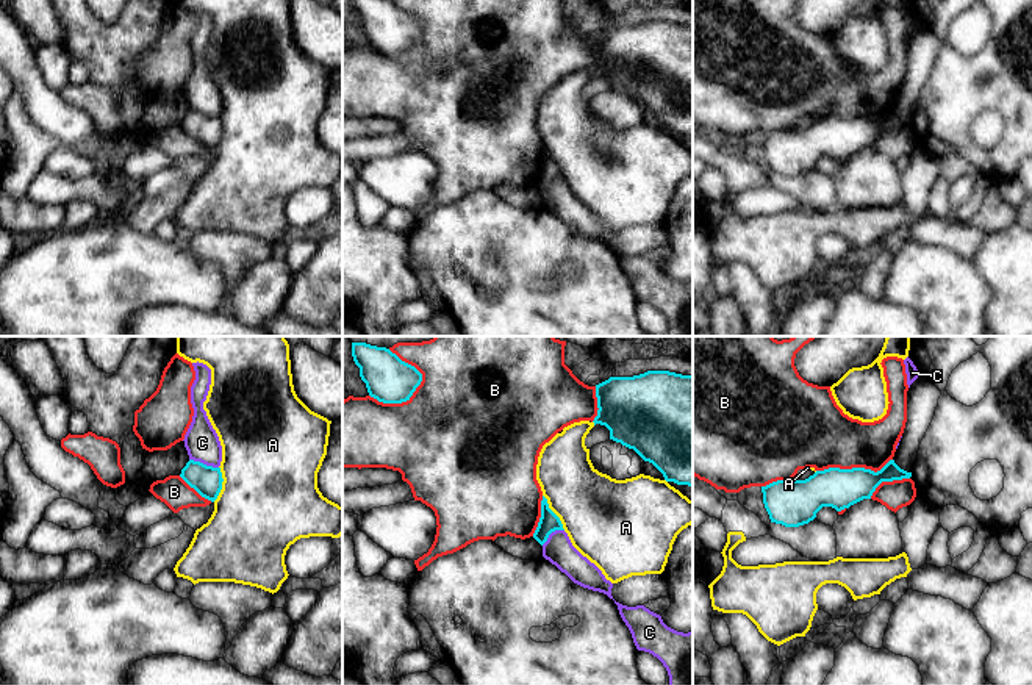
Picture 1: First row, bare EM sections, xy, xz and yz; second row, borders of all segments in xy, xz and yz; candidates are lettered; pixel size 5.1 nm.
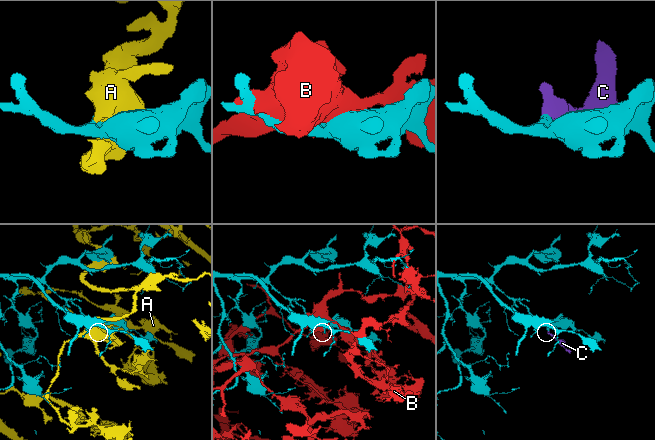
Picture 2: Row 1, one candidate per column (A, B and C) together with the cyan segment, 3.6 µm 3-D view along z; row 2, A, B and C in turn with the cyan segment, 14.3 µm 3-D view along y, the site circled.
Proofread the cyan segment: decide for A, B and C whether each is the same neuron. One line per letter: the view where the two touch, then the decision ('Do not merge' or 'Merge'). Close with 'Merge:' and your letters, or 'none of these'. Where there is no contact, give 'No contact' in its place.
A: Touches cyan in xy. Do not merge
B: Touches cyan in xz. Do not merge
C: Touches cyan in xy. Do not merge
Merge: none of these

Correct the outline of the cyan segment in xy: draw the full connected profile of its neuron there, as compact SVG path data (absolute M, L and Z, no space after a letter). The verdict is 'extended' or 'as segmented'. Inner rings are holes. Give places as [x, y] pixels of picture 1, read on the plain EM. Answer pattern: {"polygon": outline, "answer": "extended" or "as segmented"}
{"polygon": "M189 109L181 119L180 127L194 138L202 147L214 152L222 139L220 117L206 116L200 111Z", "answer": "as segmented"}

